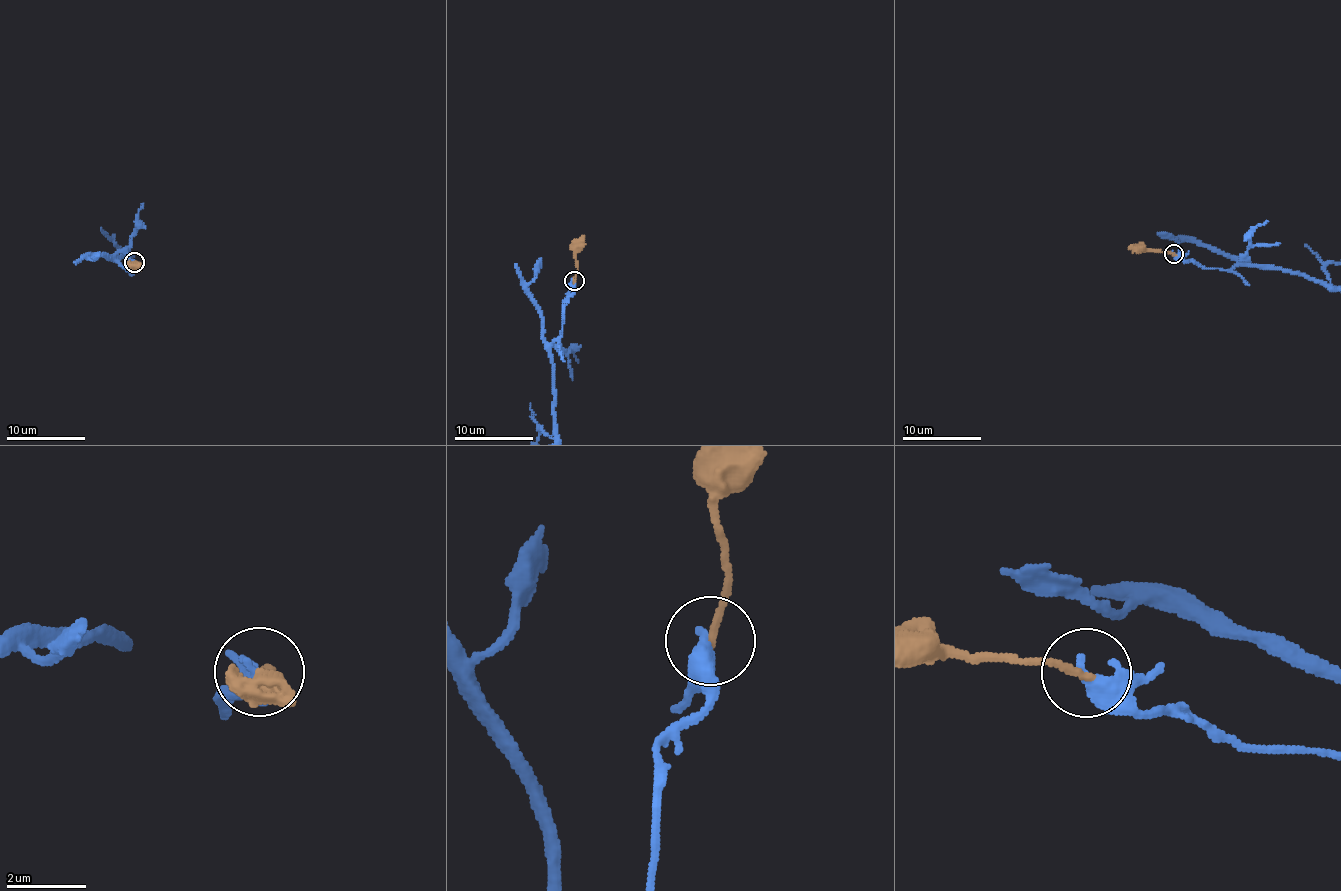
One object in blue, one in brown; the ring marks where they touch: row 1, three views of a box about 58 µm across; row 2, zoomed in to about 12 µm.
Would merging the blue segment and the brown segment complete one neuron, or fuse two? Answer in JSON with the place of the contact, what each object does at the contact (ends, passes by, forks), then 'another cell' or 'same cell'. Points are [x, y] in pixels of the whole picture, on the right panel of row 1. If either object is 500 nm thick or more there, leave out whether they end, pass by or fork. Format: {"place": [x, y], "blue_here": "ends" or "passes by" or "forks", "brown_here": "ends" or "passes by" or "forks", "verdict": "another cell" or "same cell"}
{"place": [1174, 253], "blue_here": "ends", "brown_here": "ends", "verdict": "same cell"}

